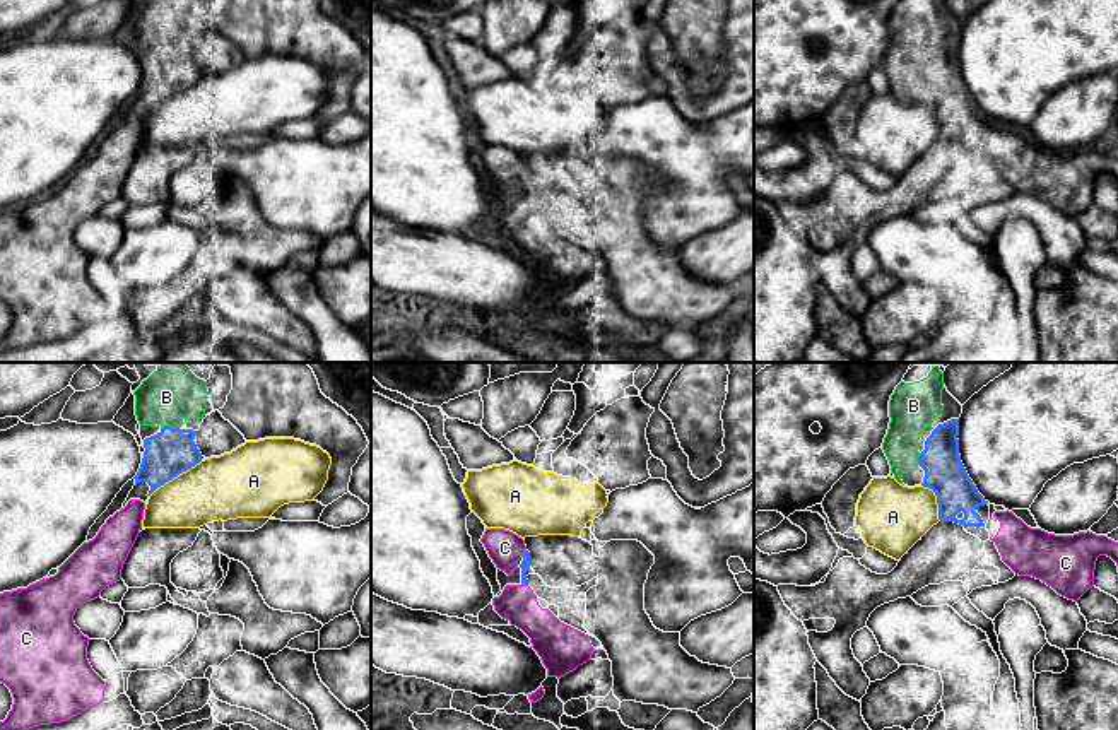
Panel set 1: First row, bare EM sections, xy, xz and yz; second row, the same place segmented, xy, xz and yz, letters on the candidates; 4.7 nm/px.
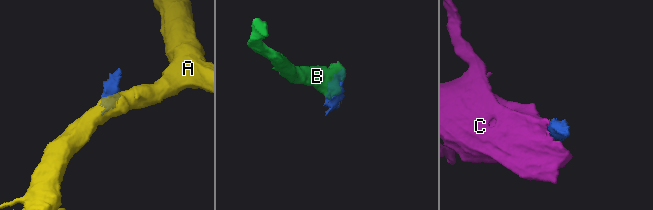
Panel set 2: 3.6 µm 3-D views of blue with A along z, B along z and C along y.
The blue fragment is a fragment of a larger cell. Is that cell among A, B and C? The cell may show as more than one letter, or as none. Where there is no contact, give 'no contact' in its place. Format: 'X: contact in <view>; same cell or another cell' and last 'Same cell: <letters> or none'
A: contact in xy; another cell
B: contact in xy; same cell
C: contact in xz; same cell
Same cell: B, C

